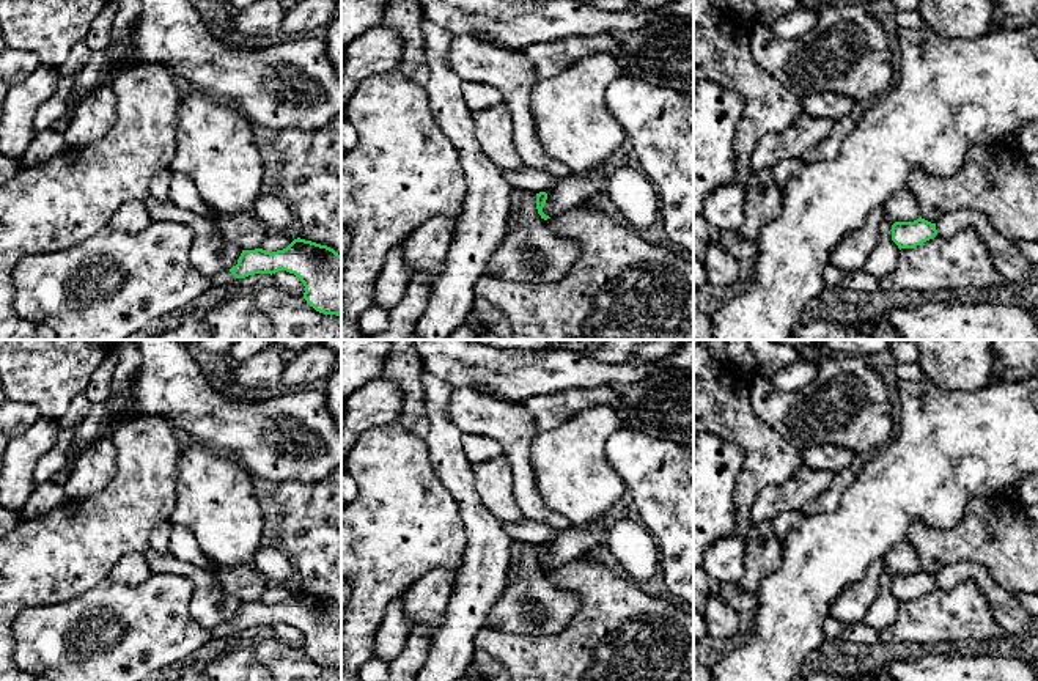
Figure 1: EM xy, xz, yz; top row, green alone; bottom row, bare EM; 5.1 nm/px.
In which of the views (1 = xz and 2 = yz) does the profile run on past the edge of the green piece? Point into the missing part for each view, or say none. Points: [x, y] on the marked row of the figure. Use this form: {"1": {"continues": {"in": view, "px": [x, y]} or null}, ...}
{"1": {"continues": null}, "2": {"continues": null}}

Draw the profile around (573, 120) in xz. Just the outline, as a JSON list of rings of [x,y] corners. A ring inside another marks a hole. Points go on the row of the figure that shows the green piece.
[[[596,53],[533,88],[530,107],[538,138],[571,175],[587,175],[610,160],[626,140],[606,99],[610,83],[623,74],[610,53]]]

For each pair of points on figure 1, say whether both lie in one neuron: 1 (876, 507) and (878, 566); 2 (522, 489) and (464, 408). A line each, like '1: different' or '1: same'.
1: different
2: same

